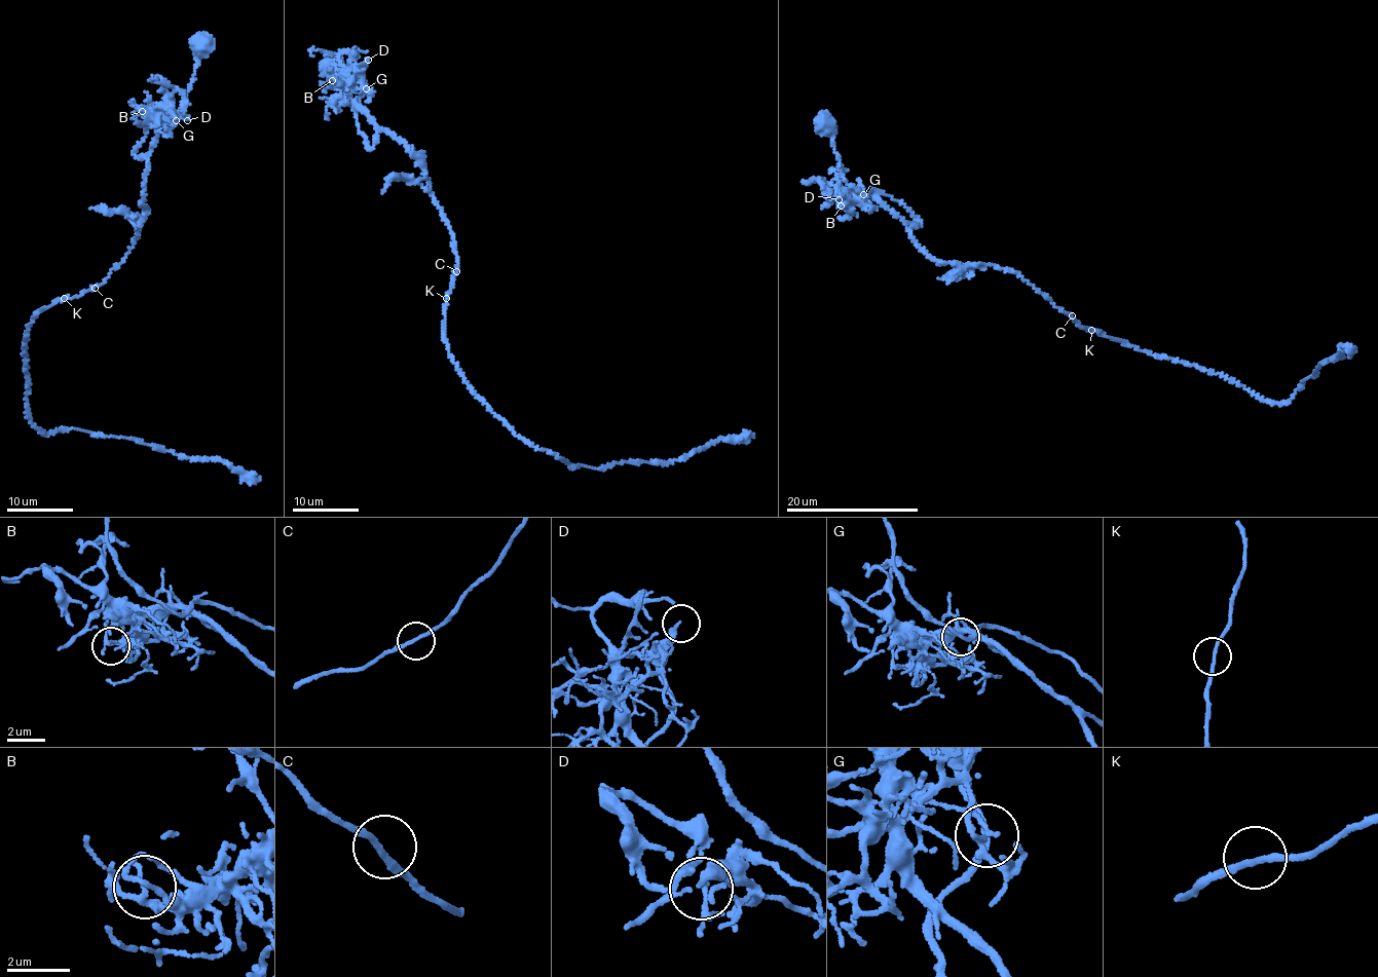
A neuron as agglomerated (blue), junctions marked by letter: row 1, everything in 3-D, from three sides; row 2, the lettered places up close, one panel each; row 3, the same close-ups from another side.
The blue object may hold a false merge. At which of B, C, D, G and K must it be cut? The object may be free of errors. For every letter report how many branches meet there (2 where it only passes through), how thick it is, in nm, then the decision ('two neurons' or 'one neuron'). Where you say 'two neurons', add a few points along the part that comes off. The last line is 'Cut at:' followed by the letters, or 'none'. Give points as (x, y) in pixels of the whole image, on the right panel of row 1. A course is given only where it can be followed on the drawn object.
B: 2 branches meet; 130 nm thick; one neuron
C: 2 branches meet; 190 nm thick; one neuron
D: 2 branches meet; 180 nm thick; one neuron
G: 2 branches meet; 160 nm thick; one neuron
K: 2 branches meet; 170 nm thick; one neuron
Cut at: none

